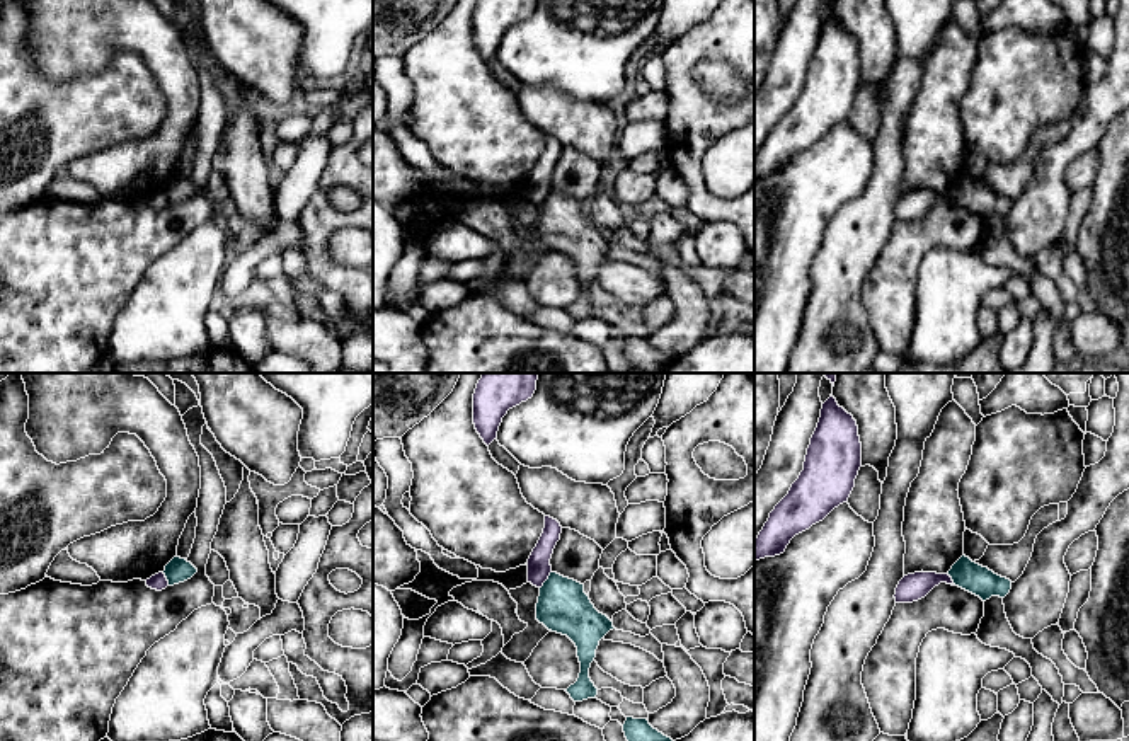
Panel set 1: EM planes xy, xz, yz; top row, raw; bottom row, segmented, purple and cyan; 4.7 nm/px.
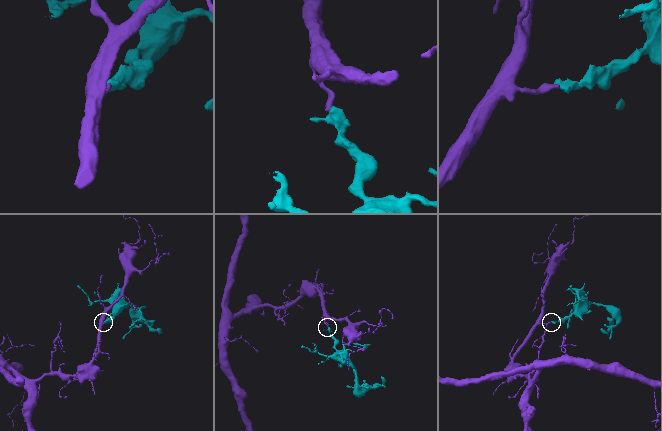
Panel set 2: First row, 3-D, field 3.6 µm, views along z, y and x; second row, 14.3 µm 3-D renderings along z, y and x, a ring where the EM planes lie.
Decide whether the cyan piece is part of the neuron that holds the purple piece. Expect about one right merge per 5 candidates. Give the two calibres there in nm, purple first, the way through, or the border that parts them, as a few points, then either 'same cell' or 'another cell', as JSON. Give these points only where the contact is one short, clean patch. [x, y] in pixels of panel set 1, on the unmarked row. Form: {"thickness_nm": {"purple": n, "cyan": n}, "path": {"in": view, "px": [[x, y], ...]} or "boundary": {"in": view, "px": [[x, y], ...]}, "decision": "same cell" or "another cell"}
{"thickness_nm": {"purple": 110, "cyan": 240}, "boundary": {"in": "xz", "px": [[550, 189], [540, 206]]}, "decision": "another cell"}

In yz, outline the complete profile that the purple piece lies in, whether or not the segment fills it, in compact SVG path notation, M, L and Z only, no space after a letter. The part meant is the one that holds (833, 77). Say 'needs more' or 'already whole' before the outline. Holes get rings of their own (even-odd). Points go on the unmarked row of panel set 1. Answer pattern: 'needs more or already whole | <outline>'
already whole | M831 15L822 22L804 89L770 131L754 160L754 177L785 170L790 158L846 121L862 85L862 61L851 32Z

